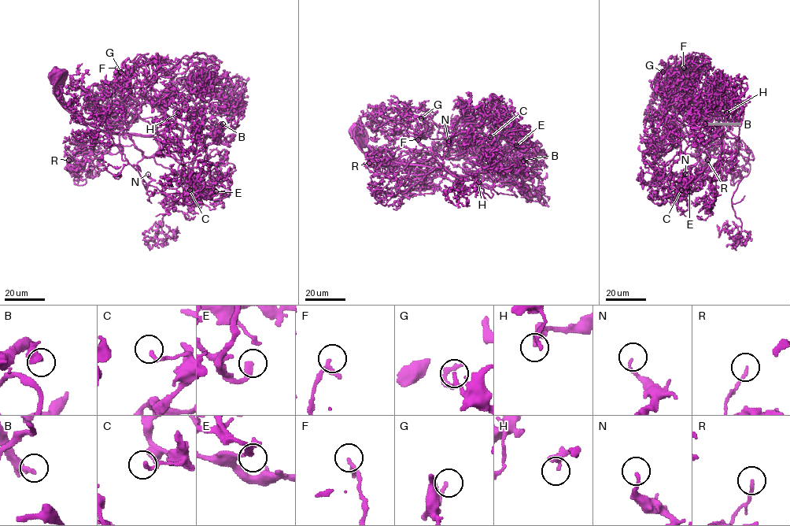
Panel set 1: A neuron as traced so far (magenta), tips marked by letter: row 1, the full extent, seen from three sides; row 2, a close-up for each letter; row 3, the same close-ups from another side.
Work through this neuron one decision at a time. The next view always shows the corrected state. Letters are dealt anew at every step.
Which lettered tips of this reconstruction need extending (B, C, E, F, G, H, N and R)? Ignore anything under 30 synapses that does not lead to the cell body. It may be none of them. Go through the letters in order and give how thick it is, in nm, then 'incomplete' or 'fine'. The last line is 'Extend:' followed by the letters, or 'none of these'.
B: calibre 240 nm; fine
C: calibre 200 nm; fine
E: calibre 180 nm; fine
F: calibre 160 nm; fine
G: calibre 170 nm; fine
H: calibre 320 nm; fine
N: calibre 130 nm; fine
R: calibre 140 nm; fine
Extend: none of these

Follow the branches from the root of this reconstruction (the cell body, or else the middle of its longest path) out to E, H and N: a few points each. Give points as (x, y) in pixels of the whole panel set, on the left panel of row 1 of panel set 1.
E: (55, 73), (64, 103), (100, 129), (151, 135), (179, 124), (177, 146), (184, 172), (205, 194), (215, 191)
H: (55, 73), (77, 116), (152, 135), (154, 161), (177, 171), (215, 123), (211, 108), (178, 112)
N: (55, 73), (64, 103), (81, 119), (156, 138), (159, 149), (137, 170), (133, 165), (147, 193), (148, 174)

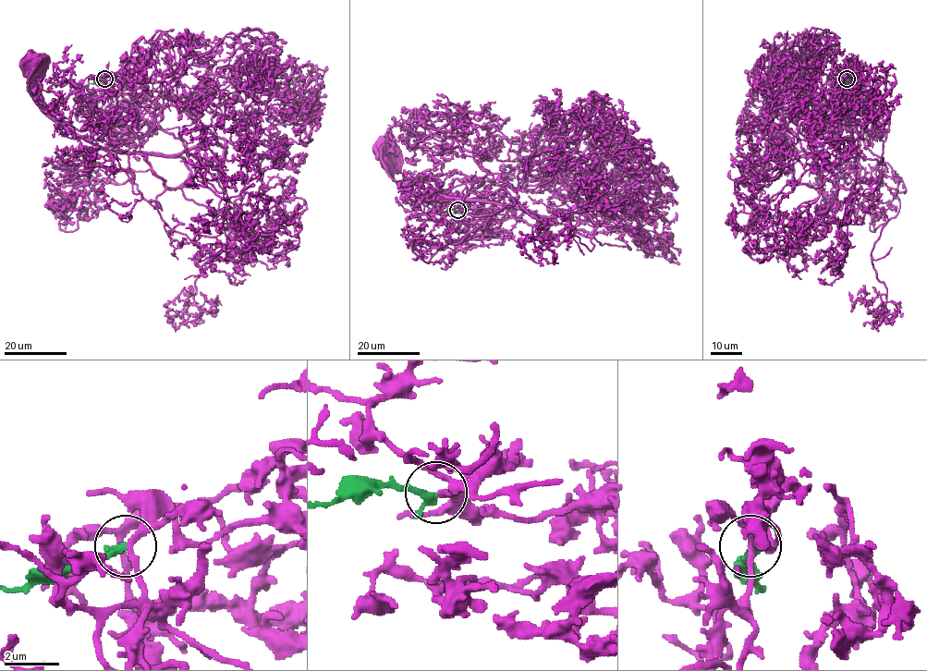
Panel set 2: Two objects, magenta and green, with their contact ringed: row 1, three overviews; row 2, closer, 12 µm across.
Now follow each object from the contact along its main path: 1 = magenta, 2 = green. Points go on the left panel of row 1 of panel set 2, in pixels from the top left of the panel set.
1: (104, 79), (126, 126), (225, 155), (216, 137), (147, 154), (74, 136), (30, 60)
2: (104, 79), (90, 83)

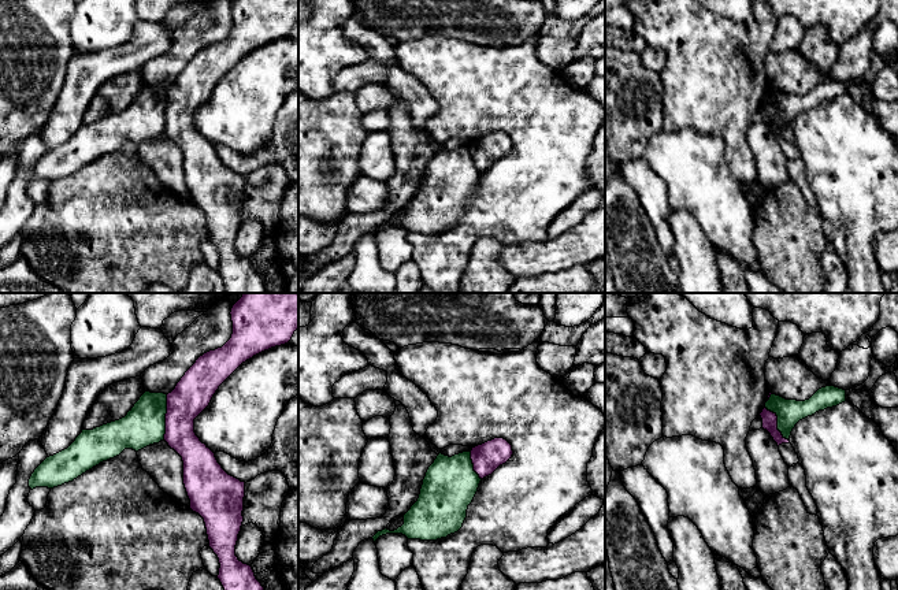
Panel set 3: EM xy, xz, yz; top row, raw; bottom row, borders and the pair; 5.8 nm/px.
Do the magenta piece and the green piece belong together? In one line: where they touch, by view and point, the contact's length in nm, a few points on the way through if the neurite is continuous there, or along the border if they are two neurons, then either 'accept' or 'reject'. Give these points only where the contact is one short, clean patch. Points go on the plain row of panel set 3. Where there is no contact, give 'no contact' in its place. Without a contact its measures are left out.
contact xy (166, 110); length 260 nm; border xy (167, 88), (166, 126), (163, 132); reject

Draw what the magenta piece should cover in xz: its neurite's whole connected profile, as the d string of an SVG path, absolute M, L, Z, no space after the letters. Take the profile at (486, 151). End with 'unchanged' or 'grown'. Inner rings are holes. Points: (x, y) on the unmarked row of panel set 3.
M494 131L472 141L471 153L474 164L480 172L491 168L500 159L509 155L513 144L512 138L504 131Z | unchanged

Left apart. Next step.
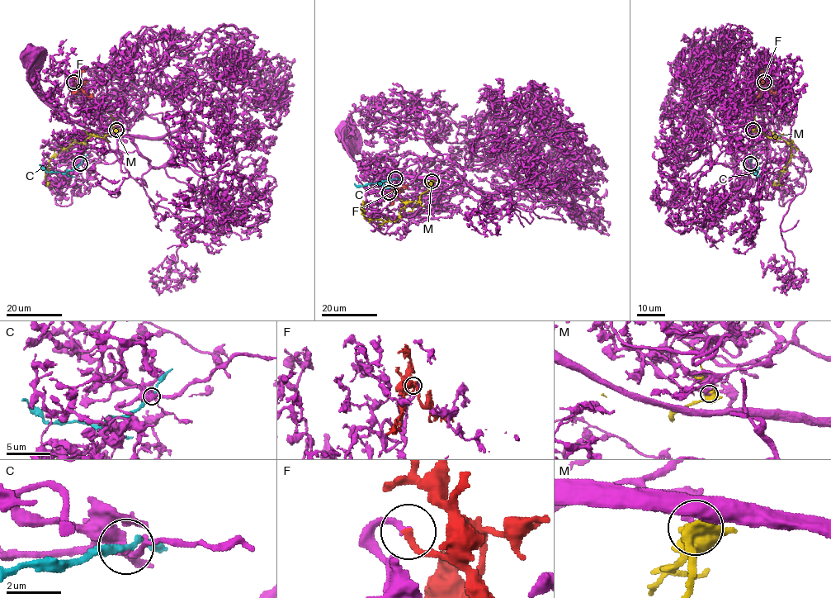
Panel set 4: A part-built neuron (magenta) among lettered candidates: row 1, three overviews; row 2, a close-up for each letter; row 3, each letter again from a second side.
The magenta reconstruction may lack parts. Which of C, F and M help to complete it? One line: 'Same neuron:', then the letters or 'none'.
Same neuron: C, F

